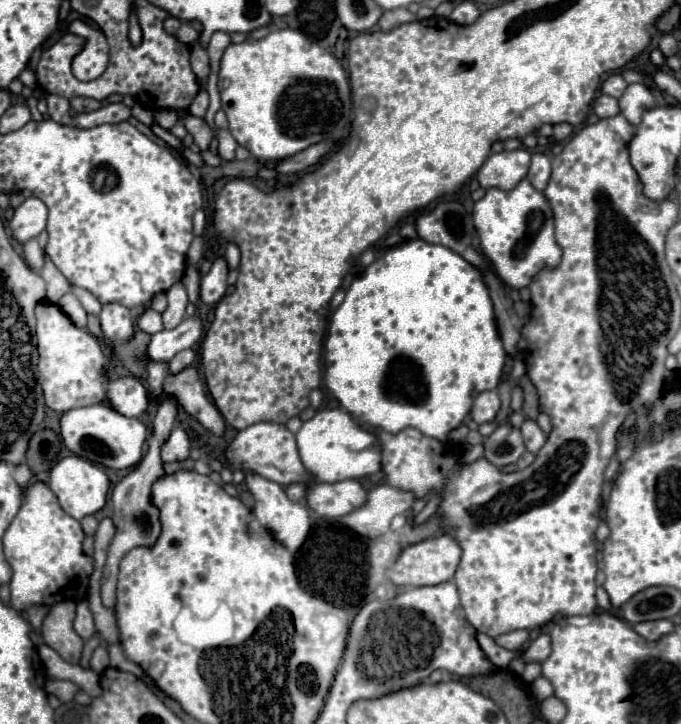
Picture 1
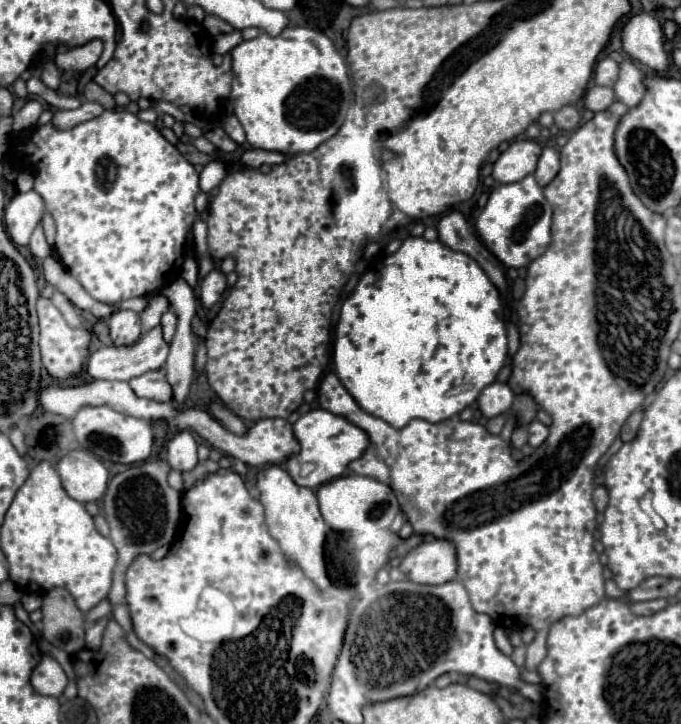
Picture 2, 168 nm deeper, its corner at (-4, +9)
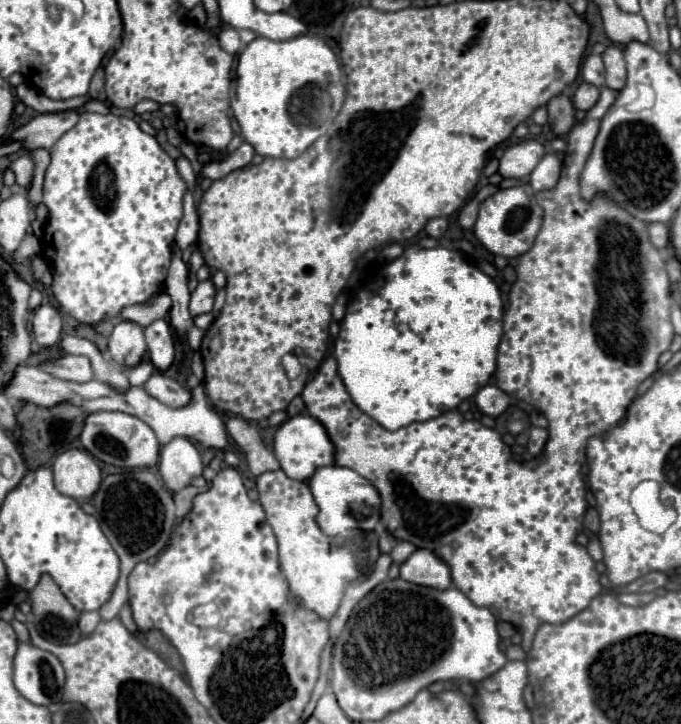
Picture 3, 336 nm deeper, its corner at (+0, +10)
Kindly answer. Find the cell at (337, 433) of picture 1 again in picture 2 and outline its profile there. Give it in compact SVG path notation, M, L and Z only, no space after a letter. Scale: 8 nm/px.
M321 408L303 414L293 424L293 434L299 442L299 452L291 454L285 460L285 470L291 474L291 478L299 486L307 486L307 488L317 488L333 478L343 476L349 462L357 460L369 444L369 438L361 428L353 426L343 416L335 416L335 414L321 410Z

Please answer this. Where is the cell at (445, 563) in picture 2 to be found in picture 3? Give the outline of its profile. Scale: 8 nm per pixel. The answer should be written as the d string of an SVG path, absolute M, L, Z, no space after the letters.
M417 549L405 563L401 563L401 579L433 589L447 589L451 585L447 563L431 549Z

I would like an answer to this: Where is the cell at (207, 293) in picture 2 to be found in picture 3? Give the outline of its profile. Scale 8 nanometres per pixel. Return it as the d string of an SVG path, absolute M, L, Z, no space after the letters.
M211 279L199 281L197 289L191 293L191 305L189 305L193 317L201 313L211 313L213 299L215 299L215 285L211 283Z

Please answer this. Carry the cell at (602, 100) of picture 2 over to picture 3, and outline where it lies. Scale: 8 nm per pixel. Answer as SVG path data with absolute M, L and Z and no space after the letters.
M581 83L579 89L575 91L573 103L577 109L589 111L599 101L599 95L601 95L601 89L597 89L595 85L589 85L589 83Z

